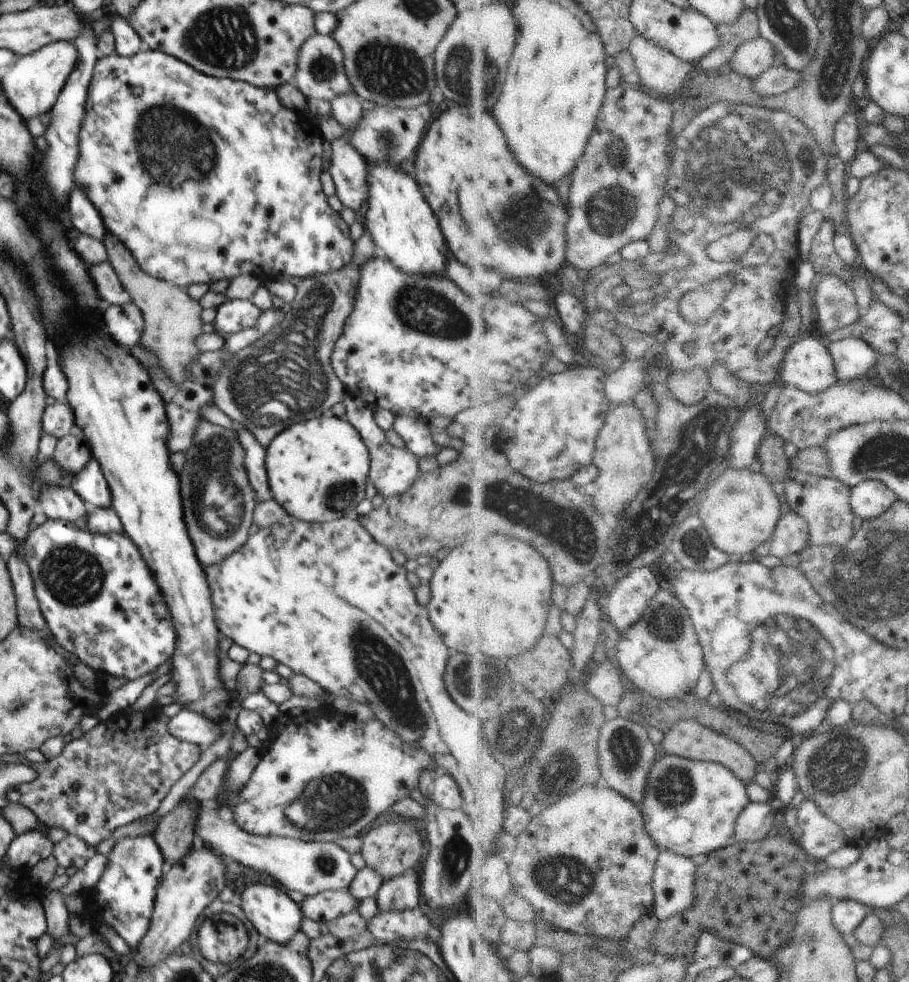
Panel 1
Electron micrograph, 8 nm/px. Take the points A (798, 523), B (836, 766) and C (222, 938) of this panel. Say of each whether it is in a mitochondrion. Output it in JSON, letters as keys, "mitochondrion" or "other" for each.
{"A":"other","B":"mitochondrion","C":"mitochondrion"}

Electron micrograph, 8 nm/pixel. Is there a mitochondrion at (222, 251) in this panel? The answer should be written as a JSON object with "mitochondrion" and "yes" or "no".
{"mitochondrion":"no"}

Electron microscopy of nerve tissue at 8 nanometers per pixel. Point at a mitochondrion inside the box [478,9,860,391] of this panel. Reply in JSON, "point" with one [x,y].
{"point":[737,170]}

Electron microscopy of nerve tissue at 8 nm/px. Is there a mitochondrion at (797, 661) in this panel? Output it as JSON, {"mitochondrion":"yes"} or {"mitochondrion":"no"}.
{"mitochondrion":"yes"}

